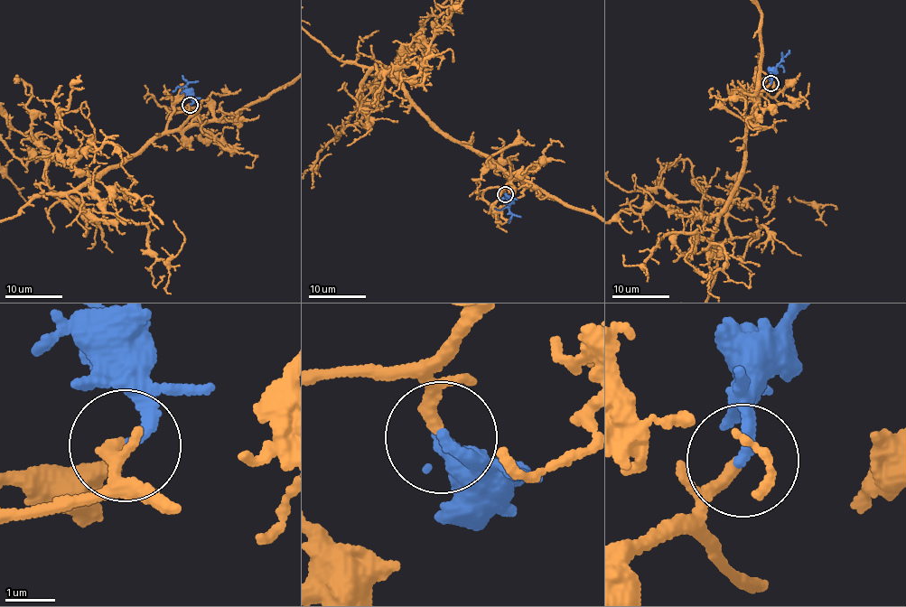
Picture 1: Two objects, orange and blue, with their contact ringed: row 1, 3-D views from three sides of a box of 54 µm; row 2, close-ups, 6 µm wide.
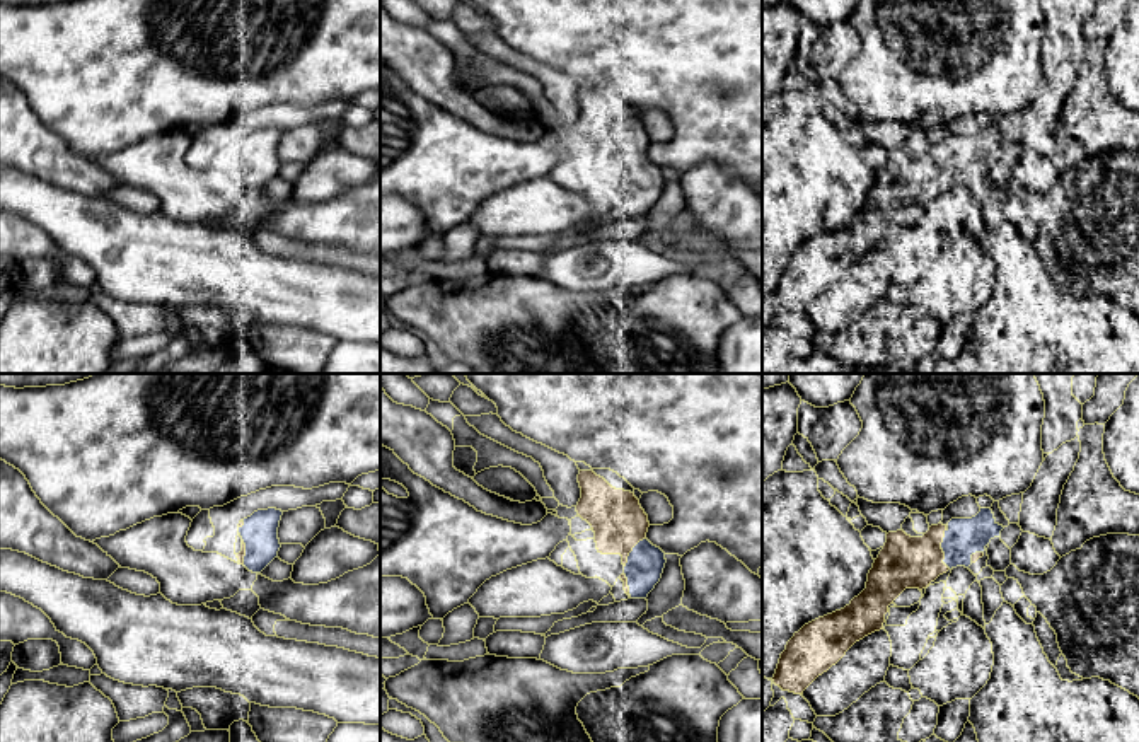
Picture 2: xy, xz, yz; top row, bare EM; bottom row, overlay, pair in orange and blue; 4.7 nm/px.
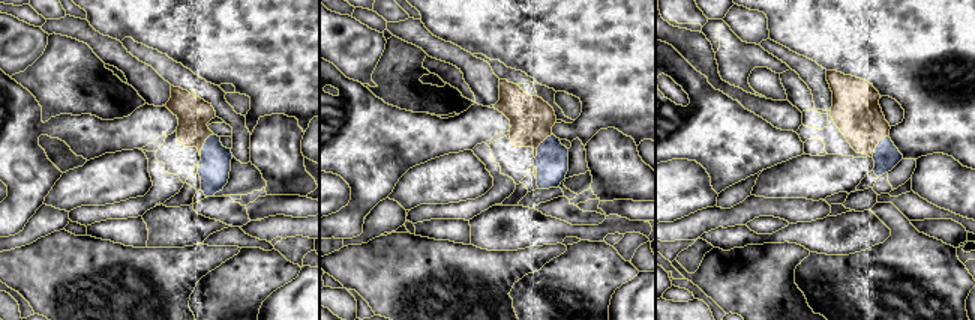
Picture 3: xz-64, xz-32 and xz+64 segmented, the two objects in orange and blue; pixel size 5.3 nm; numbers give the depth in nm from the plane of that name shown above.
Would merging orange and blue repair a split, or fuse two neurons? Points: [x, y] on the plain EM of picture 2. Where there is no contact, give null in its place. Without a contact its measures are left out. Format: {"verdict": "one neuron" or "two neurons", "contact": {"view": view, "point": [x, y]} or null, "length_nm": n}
{"verdict": "one neuron", "contact": {"view": "yz", "point": [942, 168]}, "length_nm": 190}

